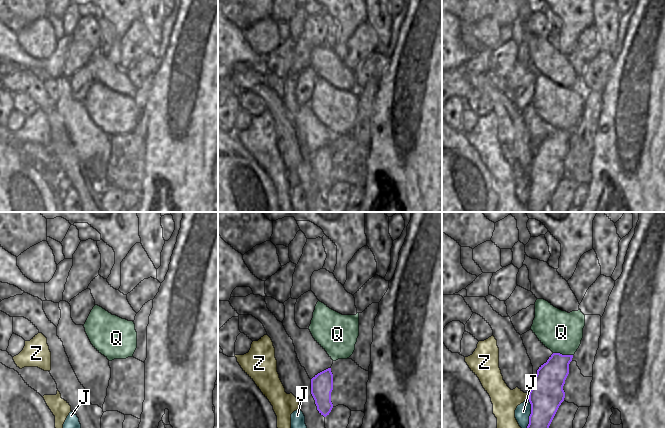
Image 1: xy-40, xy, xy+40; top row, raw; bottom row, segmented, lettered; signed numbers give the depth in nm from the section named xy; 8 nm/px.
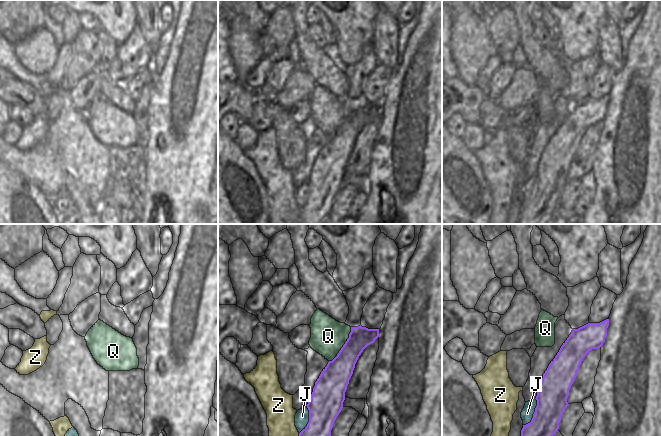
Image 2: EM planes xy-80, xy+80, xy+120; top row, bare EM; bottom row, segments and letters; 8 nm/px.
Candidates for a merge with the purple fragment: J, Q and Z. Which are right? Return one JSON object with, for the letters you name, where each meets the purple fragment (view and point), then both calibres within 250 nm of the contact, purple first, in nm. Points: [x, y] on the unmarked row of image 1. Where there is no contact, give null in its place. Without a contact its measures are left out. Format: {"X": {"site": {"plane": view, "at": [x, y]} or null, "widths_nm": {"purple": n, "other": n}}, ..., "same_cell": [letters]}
{"same_cell": []}

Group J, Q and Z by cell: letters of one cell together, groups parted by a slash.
J / Q / Z

